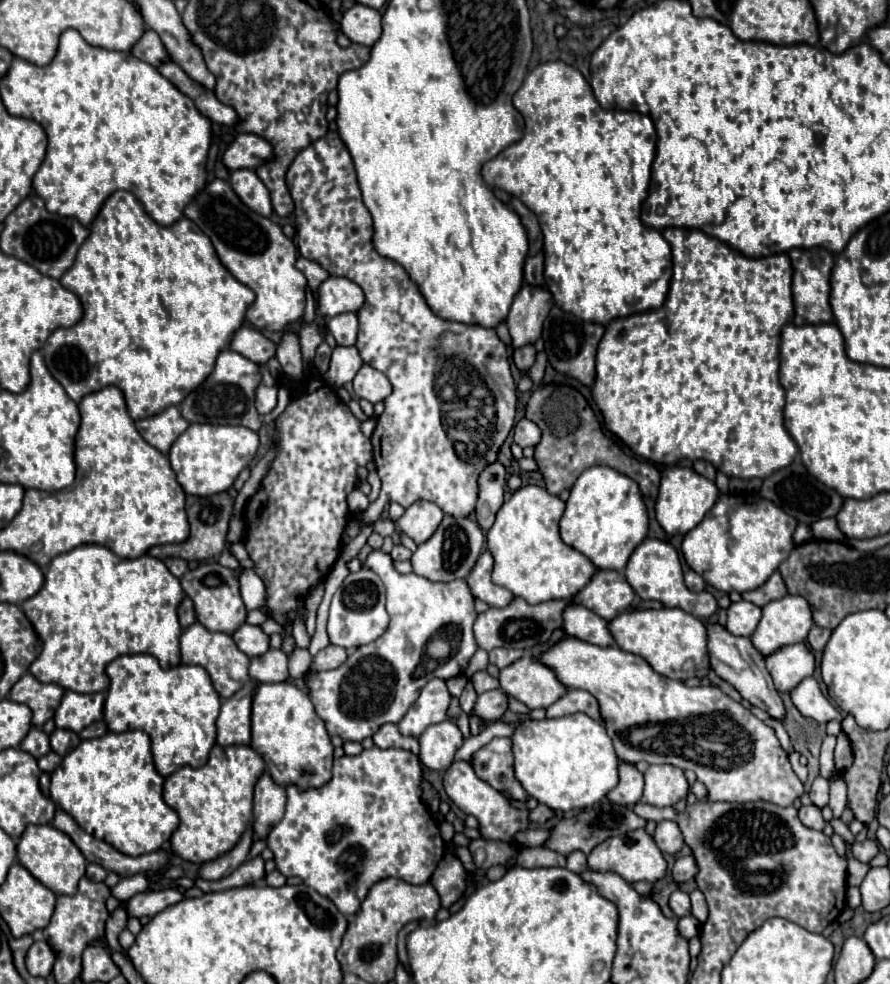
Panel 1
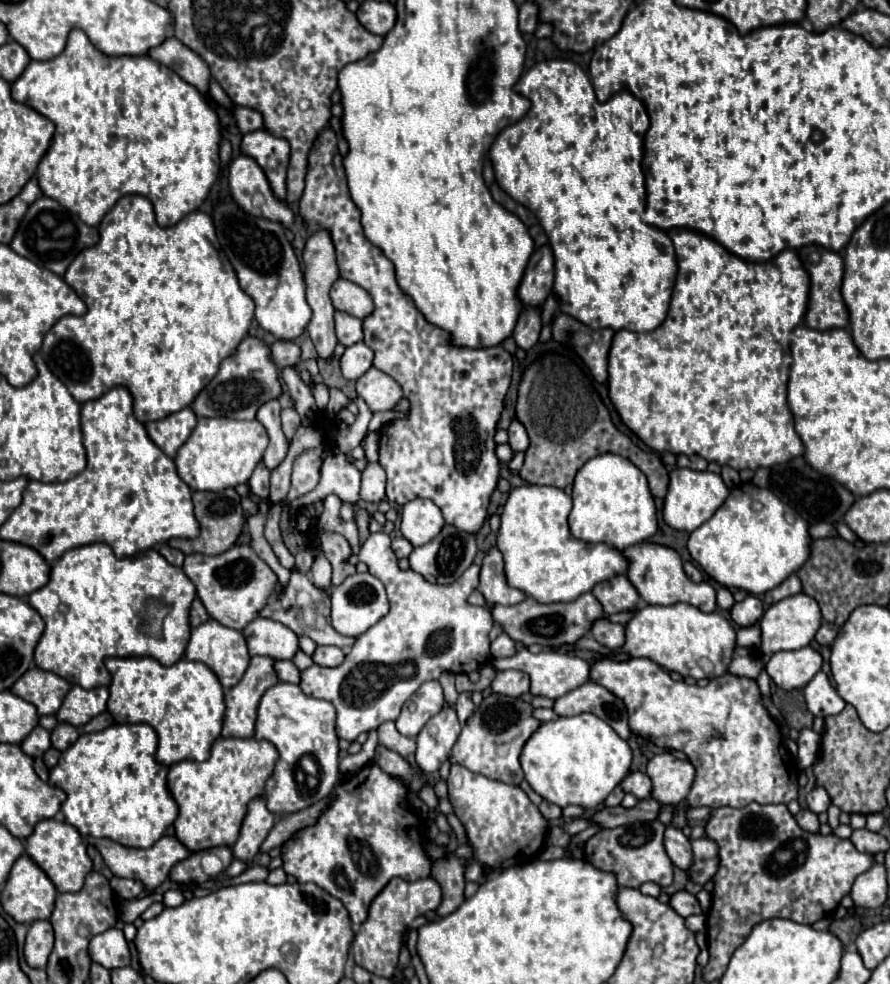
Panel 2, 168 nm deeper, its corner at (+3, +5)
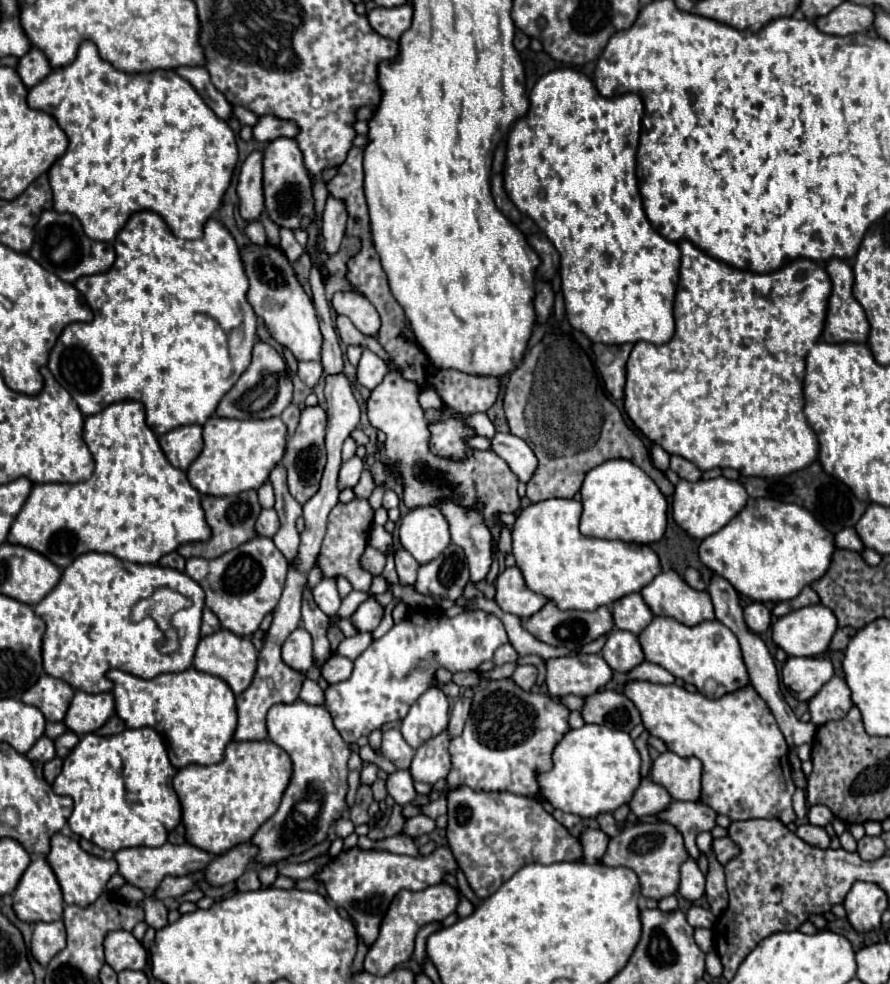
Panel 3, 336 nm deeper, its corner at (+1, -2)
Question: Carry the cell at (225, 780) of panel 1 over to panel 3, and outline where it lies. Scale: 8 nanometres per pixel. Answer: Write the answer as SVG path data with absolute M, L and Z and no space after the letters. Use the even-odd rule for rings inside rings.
M262 740L262 742L230 742L226 756L222 762L212 766L198 766L190 764L174 776L174 790L182 804L182 822L186 828L186 842L208 852L208 854L224 854L226 850L248 842L256 830L274 816L278 810L282 792L286 790L292 776L292 762L290 756L276 746L274 742Z

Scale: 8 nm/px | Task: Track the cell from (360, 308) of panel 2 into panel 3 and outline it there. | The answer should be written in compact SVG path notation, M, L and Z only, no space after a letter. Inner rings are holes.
M336 292L332 298L332 306L336 314L344 314L352 320L352 324L368 336L376 336L380 330L380 316L376 308L358 292Z

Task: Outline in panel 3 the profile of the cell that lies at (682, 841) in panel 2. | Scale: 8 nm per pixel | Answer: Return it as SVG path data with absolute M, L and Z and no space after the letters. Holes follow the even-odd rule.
M688 856L680 866L680 890L678 892L686 900L694 902L704 894L704 880L706 880L706 876L700 870L700 866L696 864L696 860Z

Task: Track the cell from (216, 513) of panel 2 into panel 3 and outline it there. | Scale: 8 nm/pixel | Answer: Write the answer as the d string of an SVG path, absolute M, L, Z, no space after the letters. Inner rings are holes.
M248 490L248 492L240 492L238 496L224 496L224 498L214 498L214 496L204 496L202 498L202 508L206 512L206 522L212 528L212 538L208 542L192 542L192 544L184 544L178 548L178 554L184 558L218 558L234 548L238 548L240 544L248 542L250 538L254 538L254 522L260 514L260 504L258 504L258 494L256 490Z

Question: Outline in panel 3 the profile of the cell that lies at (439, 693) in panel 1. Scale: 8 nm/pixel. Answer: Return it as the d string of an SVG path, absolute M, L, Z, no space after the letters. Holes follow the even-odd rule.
M432 686L412 704L410 712L402 720L400 732L412 748L418 748L434 734L440 734L446 726L448 726L448 698L440 688Z

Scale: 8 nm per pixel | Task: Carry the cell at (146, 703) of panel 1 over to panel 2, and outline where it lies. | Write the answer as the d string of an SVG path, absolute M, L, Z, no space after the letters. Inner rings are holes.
M112 657L104 661L112 675L108 711L116 723L148 723L158 733L156 759L162 765L178 761L204 761L224 723L224 689L216 673L198 661L180 659L164 667L150 657Z

